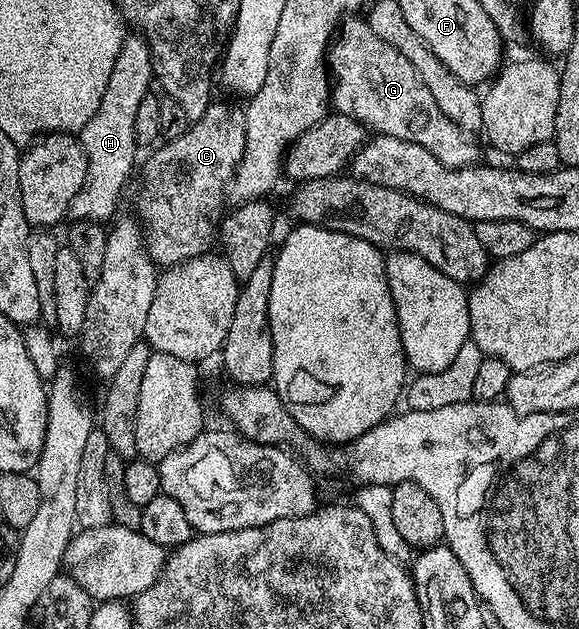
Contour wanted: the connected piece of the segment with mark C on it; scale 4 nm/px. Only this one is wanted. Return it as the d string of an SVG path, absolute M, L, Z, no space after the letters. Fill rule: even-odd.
M209 102L204 114L189 126L186 133L182 133L182 137L161 142L144 163L138 219L142 224L148 256L157 268L167 269L176 263L185 263L187 259L205 254L211 248L208 246L214 243L214 236L218 231L218 216L221 214L220 206L224 203L224 195L226 199L226 192L236 177L236 167L242 161L246 149L244 111L231 107L236 106L231 102L216 102Z

